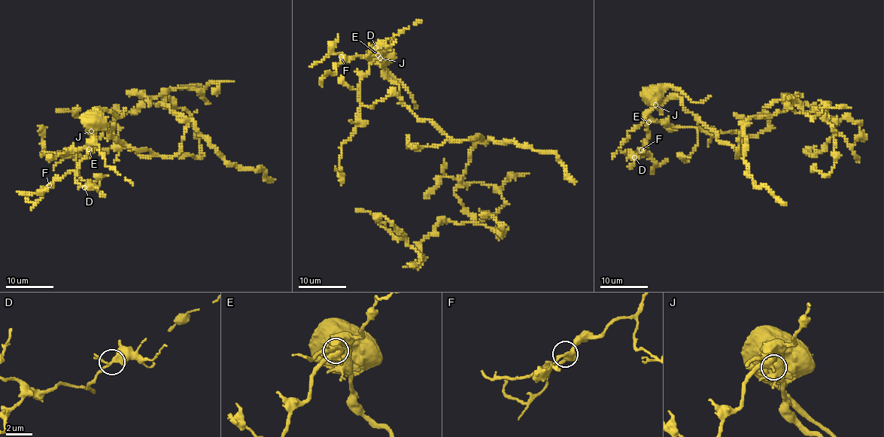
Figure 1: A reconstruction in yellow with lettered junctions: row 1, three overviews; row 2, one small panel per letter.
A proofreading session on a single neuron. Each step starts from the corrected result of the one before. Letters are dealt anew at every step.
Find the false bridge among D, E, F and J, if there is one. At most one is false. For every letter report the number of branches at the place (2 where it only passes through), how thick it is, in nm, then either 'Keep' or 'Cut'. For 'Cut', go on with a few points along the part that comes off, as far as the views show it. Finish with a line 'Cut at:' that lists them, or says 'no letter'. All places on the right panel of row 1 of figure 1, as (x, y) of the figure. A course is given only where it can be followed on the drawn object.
D: Branches: 3. Thickness 320 nm. Keep
E: Branches: 3. Thickness 400 nm. Keep
F: Branches: 4. Thickness 380 nm. Keep
J: Branches: 6. Thickness 600 nm. Cut. Course of the part to remove: (654, 104), (656, 98), (667, 87), (678, 89), (693, 101), (701, 102), (710, 97)
Cut at: J

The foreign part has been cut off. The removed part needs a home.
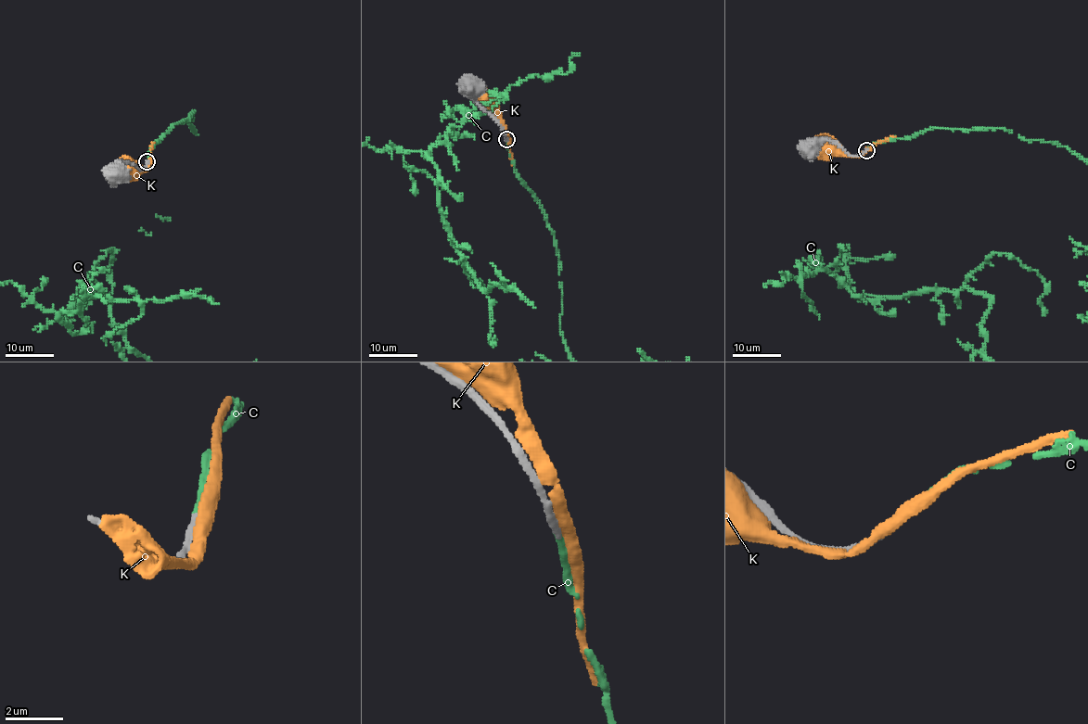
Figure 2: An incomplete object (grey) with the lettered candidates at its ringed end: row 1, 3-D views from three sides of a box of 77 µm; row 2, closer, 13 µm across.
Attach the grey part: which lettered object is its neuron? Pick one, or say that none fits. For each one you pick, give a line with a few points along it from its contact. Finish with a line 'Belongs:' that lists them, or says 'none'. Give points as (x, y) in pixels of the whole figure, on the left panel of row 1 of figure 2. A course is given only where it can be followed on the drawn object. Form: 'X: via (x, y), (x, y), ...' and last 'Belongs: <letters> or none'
Belongs: C

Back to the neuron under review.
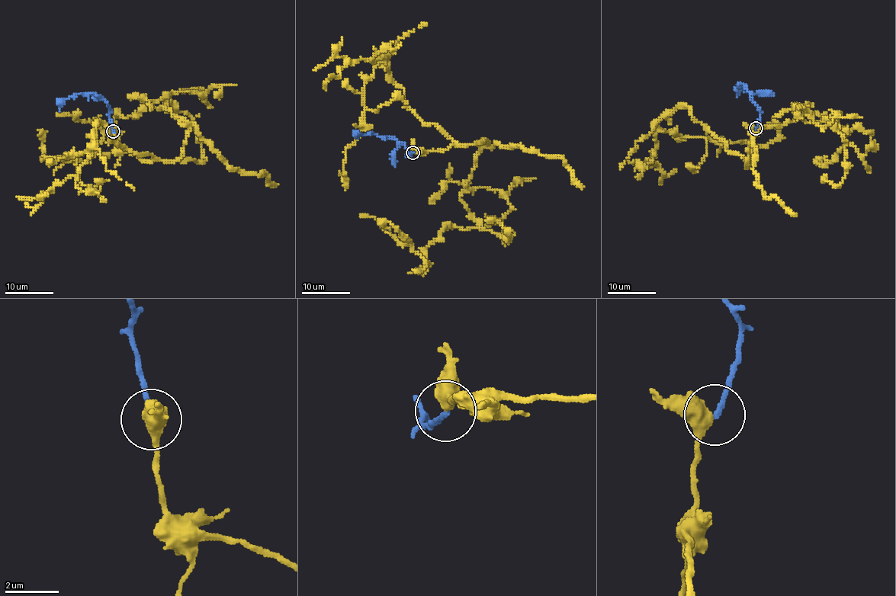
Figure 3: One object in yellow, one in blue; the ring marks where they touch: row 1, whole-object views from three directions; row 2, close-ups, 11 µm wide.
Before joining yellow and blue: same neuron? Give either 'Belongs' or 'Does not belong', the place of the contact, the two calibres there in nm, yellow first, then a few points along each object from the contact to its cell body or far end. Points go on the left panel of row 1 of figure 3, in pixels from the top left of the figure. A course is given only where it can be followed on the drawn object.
Belongs. Place: (113, 131). Thickness 460 nm (yellow) against 180 nm. Course of yellow: (113, 130), (175, 161), (188, 125), (146, 106), (119, 113), (115, 140), (56, 113). Course of blue: (113, 130), (110, 110), (106, 102), (94, 94), (75, 94), (62, 103), (59, 110)

